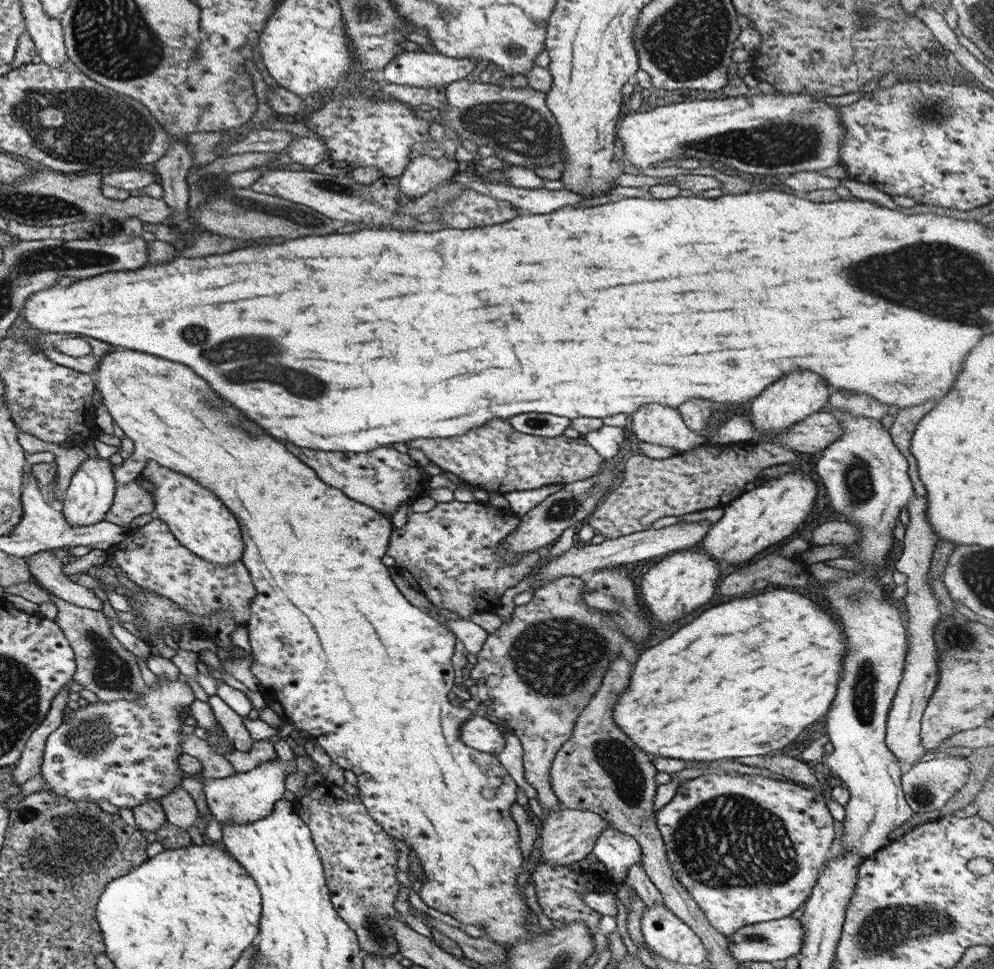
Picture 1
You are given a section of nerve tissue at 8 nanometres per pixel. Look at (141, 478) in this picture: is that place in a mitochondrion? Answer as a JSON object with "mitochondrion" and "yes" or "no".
{"mitochondrion":"no"}

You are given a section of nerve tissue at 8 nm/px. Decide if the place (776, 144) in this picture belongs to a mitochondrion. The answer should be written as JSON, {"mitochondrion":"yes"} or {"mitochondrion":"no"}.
{"mitochondrion":"yes"}

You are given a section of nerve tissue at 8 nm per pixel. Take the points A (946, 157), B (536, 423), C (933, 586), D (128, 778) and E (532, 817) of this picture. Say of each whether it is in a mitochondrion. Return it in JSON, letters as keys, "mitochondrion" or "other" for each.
{"A":"other","B":"mitochondrion","C":"other","D":"other","E":"other"}

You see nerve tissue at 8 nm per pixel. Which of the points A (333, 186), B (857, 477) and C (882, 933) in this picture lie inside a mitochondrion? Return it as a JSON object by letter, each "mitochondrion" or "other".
{"A":"mitochondrion","B":"mitochondrion","C":"mitochondrion"}

